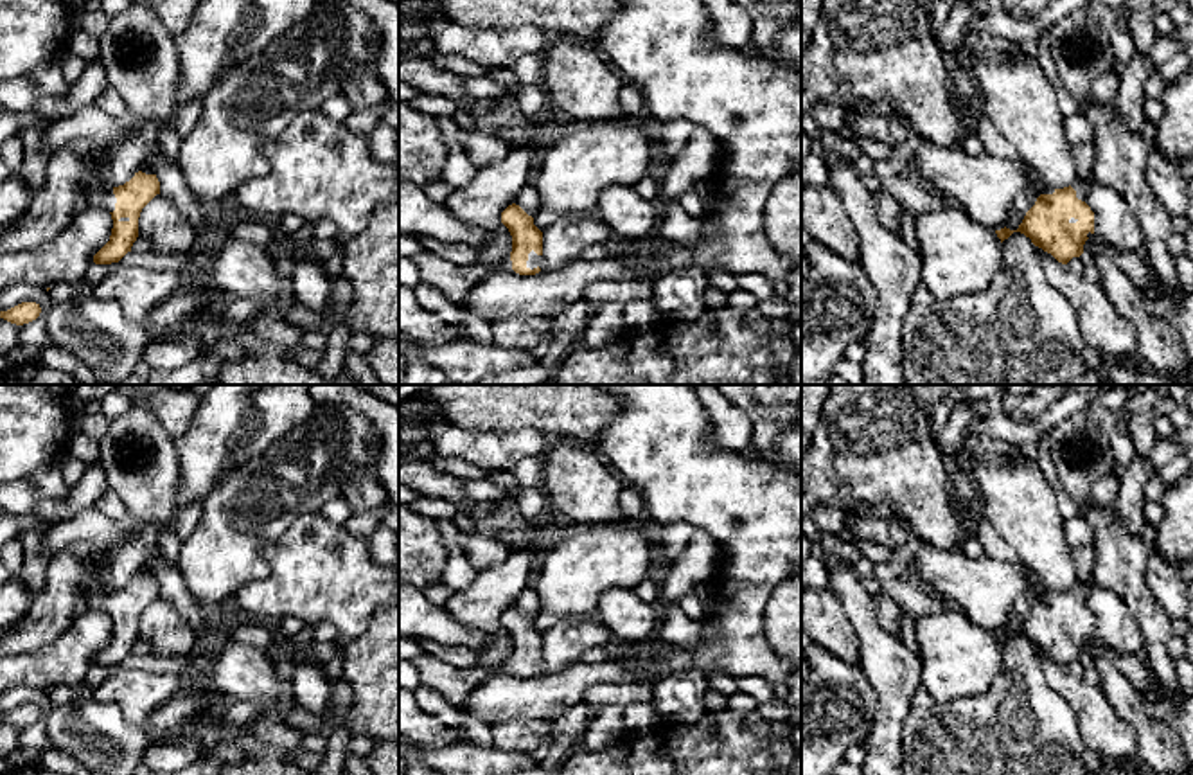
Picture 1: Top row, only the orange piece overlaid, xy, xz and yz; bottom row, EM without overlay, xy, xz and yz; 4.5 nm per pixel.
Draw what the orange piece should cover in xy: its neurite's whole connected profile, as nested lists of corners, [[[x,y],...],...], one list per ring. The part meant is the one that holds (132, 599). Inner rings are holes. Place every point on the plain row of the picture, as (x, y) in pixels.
[[[142,574],[135,575],[124,588],[88,595],[86,608],[108,613],[113,622],[110,644],[93,658],[95,667],[119,665],[131,655],[138,640],[140,615],[156,597],[160,597],[156,577]]]

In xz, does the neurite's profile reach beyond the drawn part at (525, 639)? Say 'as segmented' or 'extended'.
extended

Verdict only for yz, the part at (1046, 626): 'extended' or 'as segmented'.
extended

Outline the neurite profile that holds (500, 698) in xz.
[[[618,651],[600,664],[573,664],[559,673],[541,673],[535,678],[494,673],[483,680],[460,710],[473,714],[489,726],[510,719],[555,719],[582,701],[584,694],[600,683],[629,685],[641,669],[625,662]]]

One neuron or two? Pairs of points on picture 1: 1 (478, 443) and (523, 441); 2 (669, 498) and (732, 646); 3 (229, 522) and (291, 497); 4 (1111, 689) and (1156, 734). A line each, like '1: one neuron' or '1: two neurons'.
1: one neuron
2: one neuron
3: one neuron
4: one neuron

